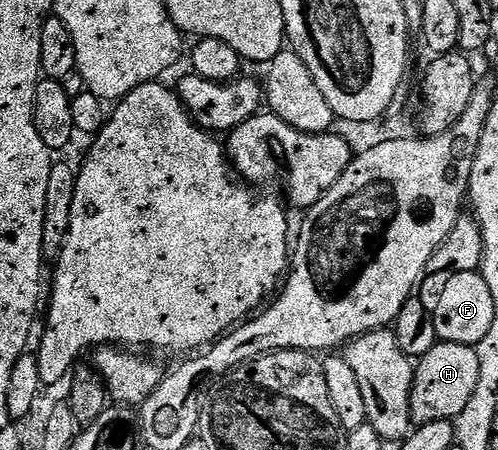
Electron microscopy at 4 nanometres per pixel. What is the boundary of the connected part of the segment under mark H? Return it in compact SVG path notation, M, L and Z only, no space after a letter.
M443 340L435 343L428 354L424 354L417 361L414 369L414 381L412 382L412 394L410 395L410 418L415 425L428 422L440 422L441 420L453 421L472 402L472 394L480 382L480 358L477 347L469 344L457 344Z

